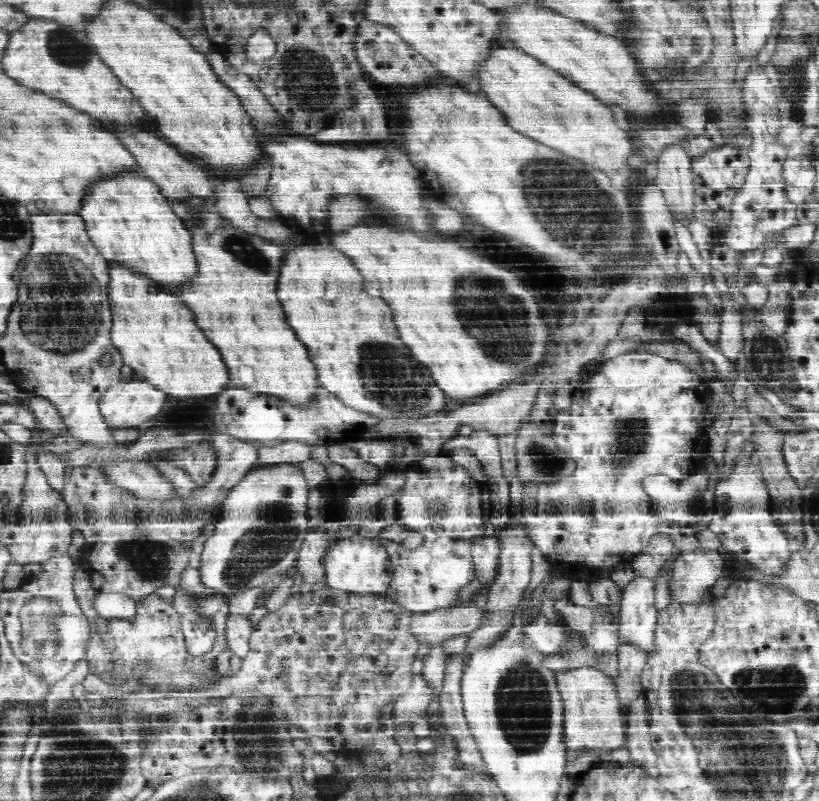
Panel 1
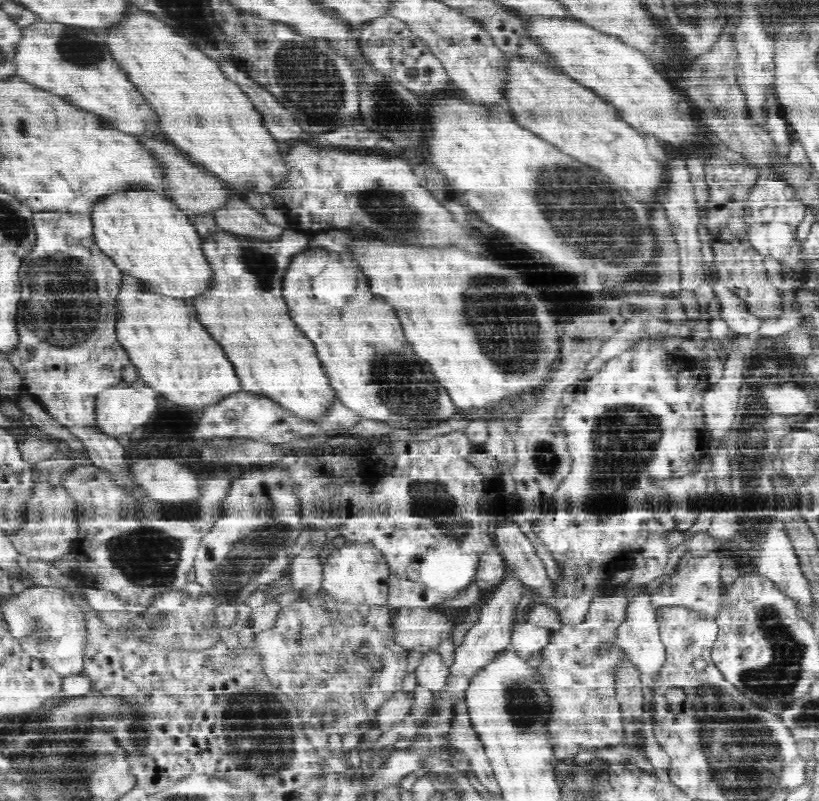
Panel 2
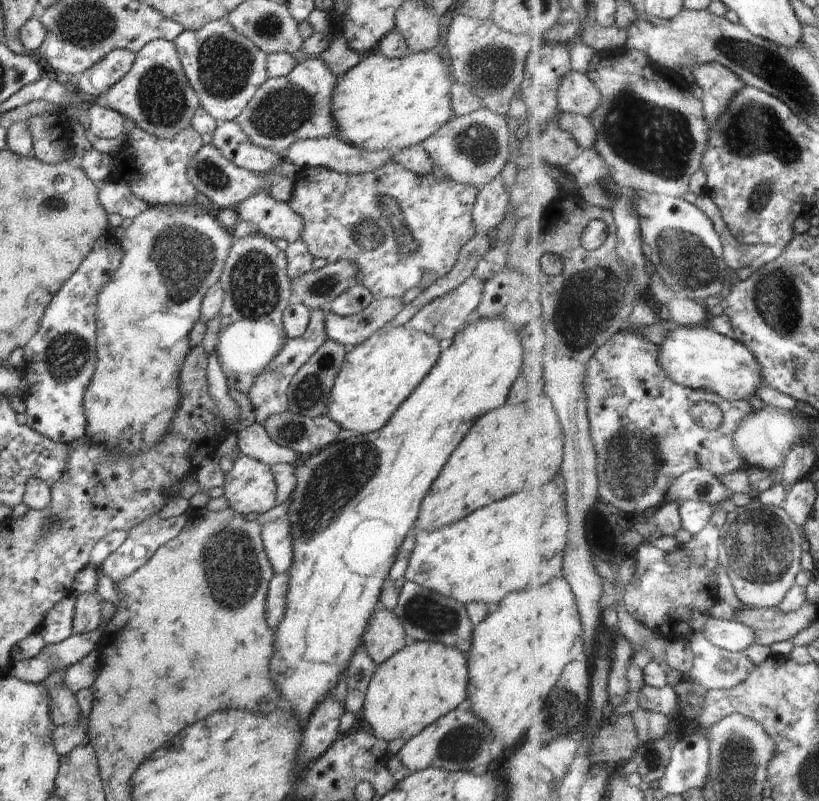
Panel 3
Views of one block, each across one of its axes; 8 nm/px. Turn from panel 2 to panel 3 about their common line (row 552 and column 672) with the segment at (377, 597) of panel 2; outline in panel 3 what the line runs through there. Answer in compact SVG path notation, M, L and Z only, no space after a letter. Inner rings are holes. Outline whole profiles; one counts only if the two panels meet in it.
M679 325L661 346L661 363L677 383L696 390L718 393L726 400L744 400L765 386L765 373L759 357L738 338L723 335L706 325Z

